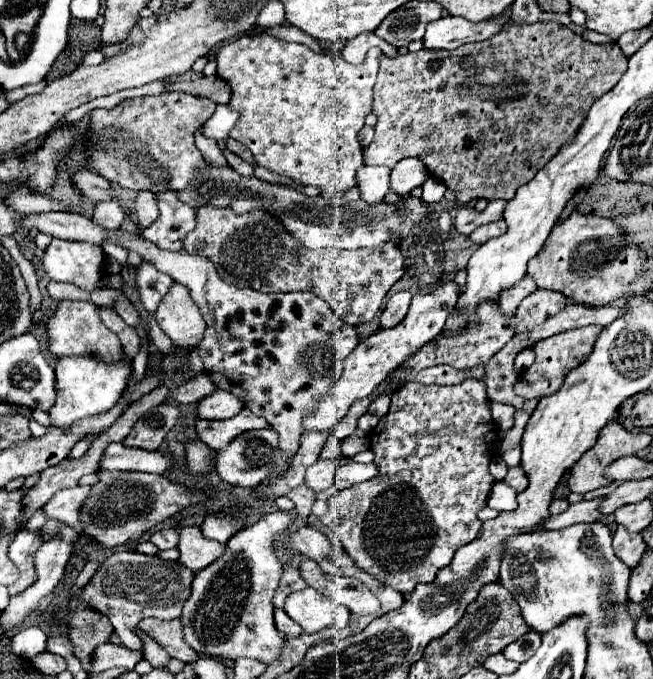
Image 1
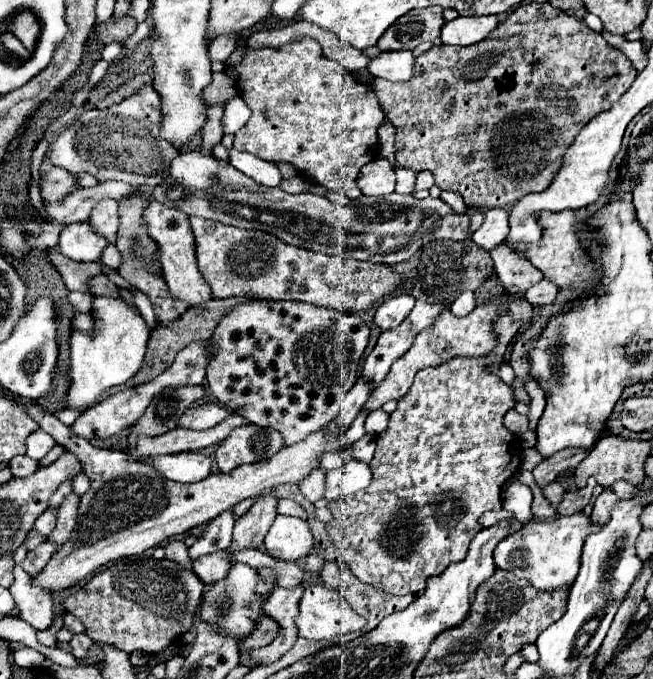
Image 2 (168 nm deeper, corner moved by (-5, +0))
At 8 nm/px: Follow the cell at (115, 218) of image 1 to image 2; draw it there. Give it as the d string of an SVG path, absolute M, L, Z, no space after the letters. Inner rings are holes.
M102 199L96 203L96 207L92 209L90 215L90 223L94 225L94 229L106 237L110 243L114 243L116 231L118 231L118 201L116 199Z

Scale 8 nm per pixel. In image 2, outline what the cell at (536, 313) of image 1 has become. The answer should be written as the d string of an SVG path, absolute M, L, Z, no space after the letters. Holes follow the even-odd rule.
M542 279L540 283L536 283L526 291L526 301L532 305L546 305L546 303L552 303L556 295L558 295L556 285L552 285L552 281L548 279Z

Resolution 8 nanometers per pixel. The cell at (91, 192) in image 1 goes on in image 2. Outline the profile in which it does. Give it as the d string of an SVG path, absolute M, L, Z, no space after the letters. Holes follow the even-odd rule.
M52 167L44 177L40 177L40 195L44 201L58 201L76 189L76 179L72 173Z

